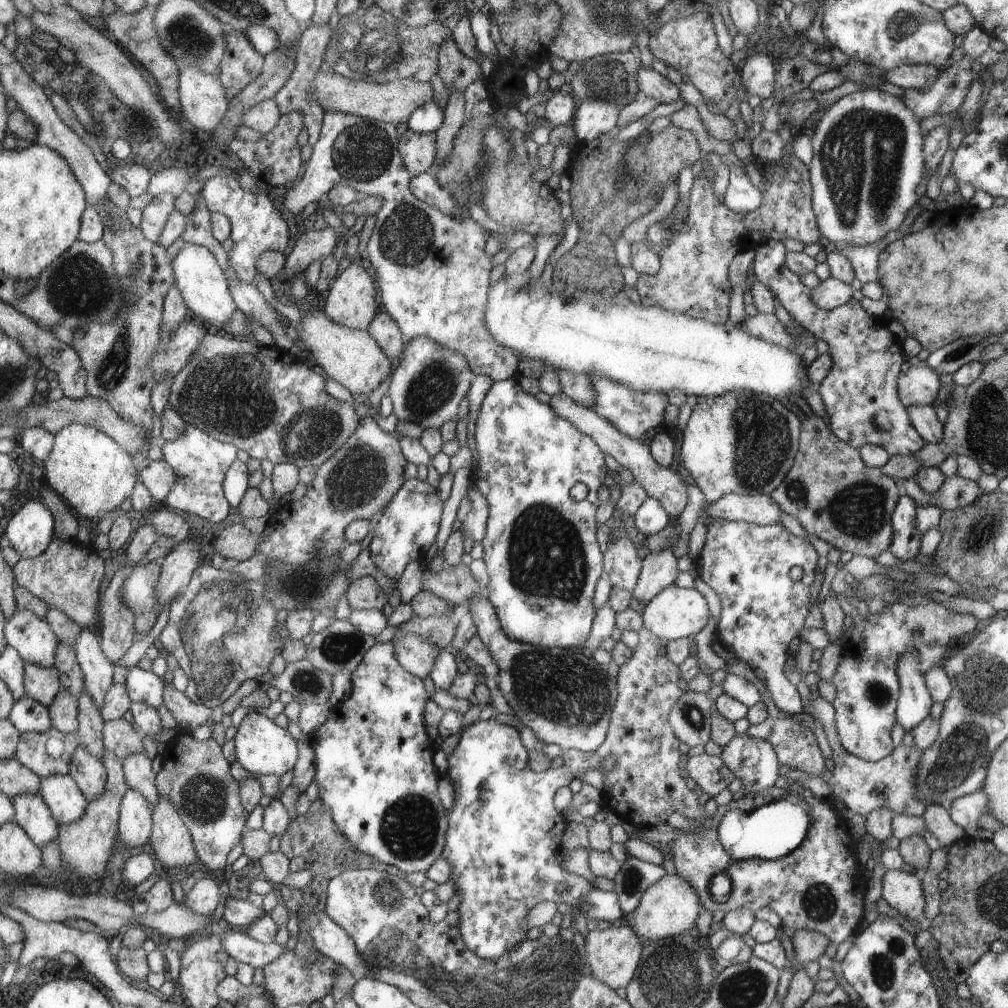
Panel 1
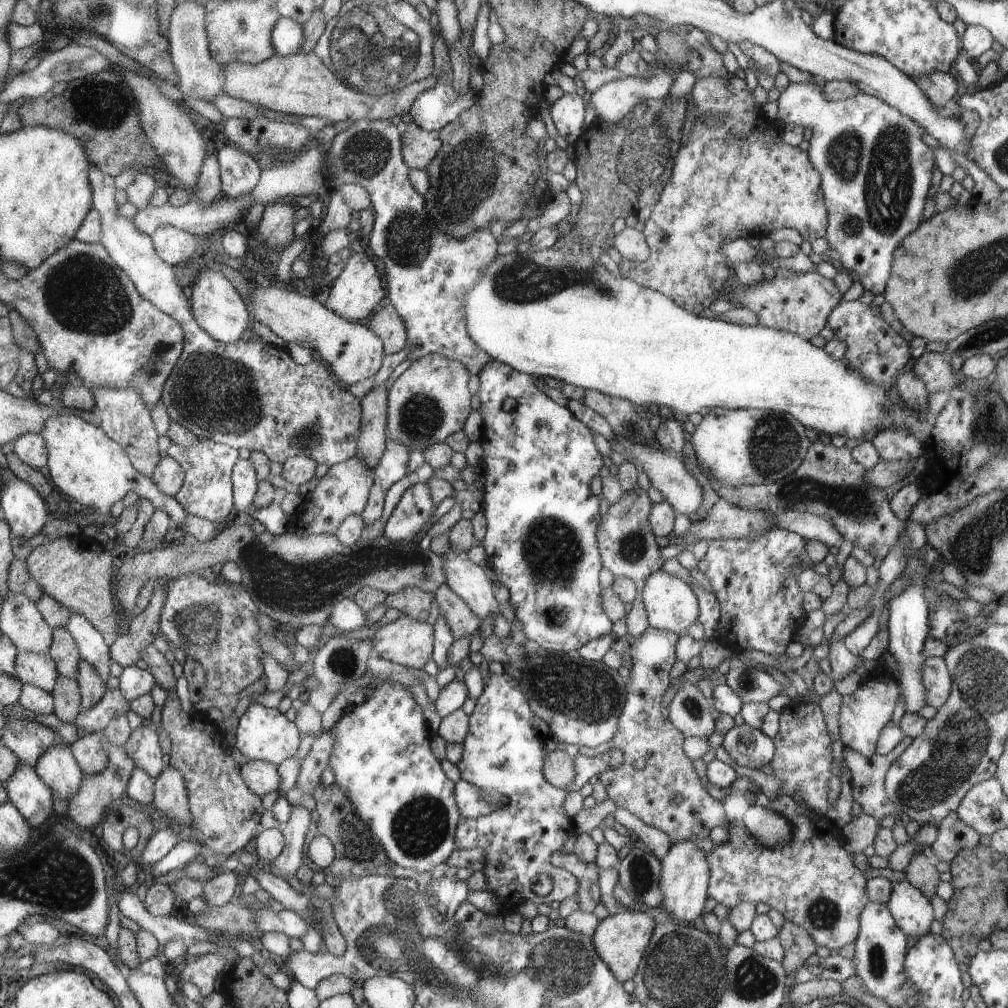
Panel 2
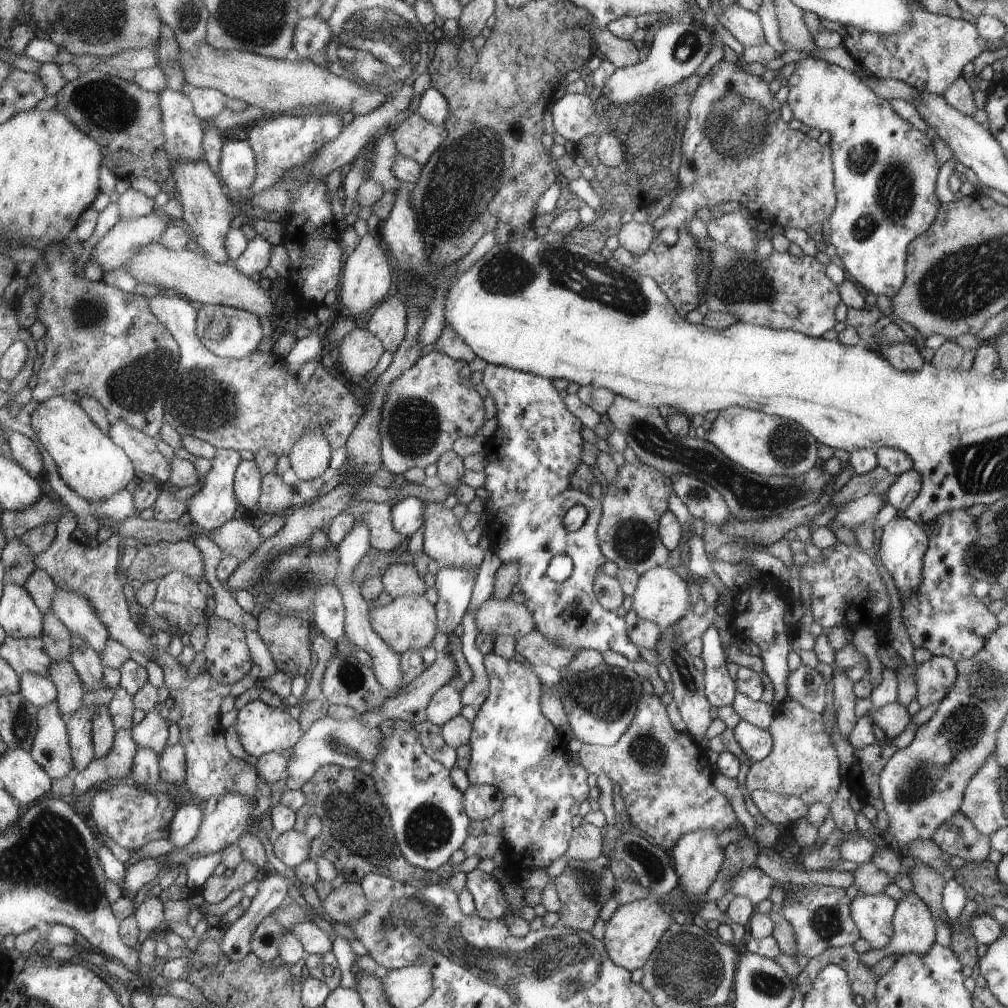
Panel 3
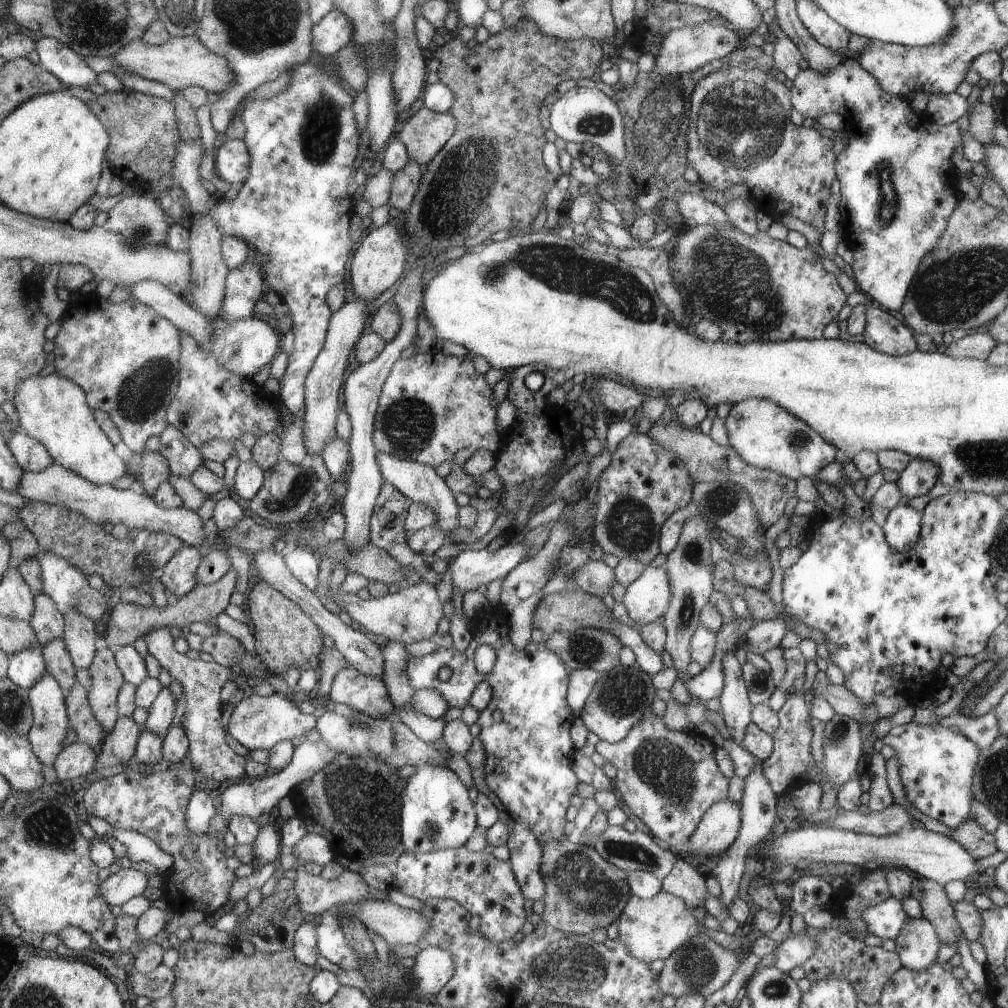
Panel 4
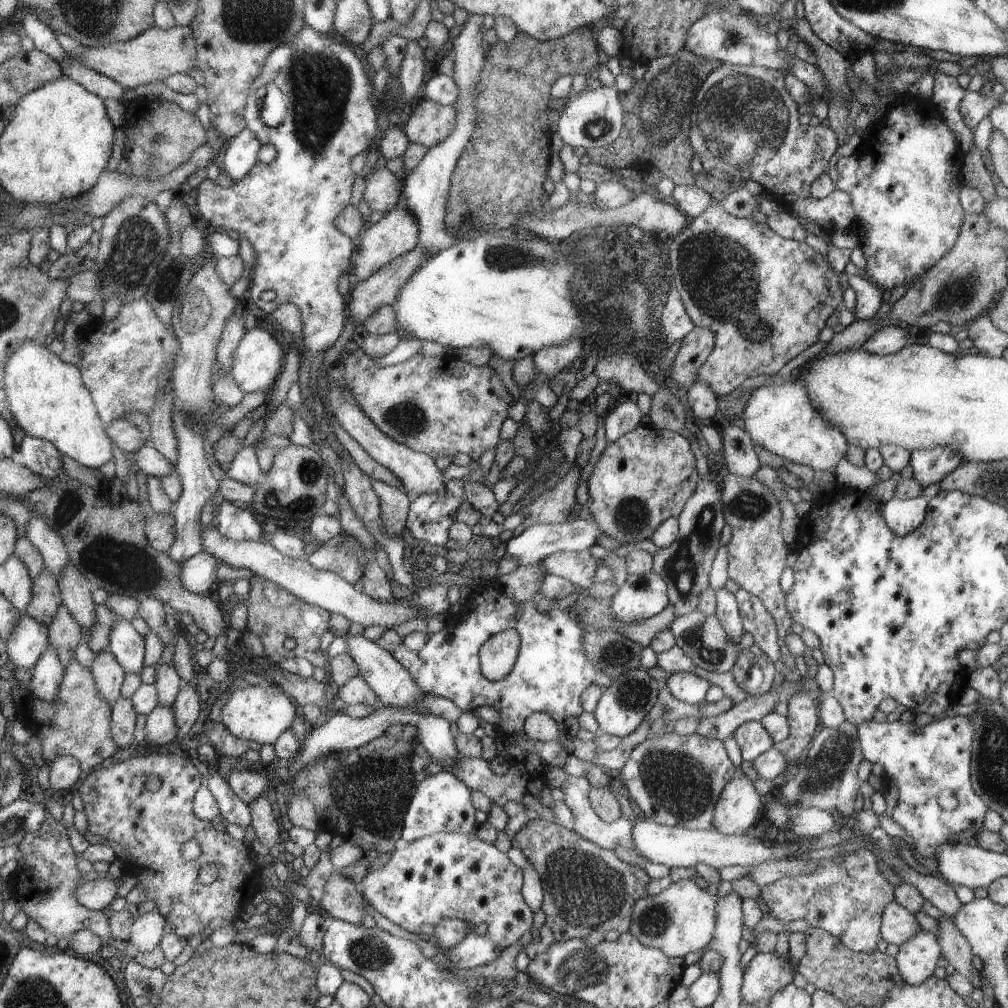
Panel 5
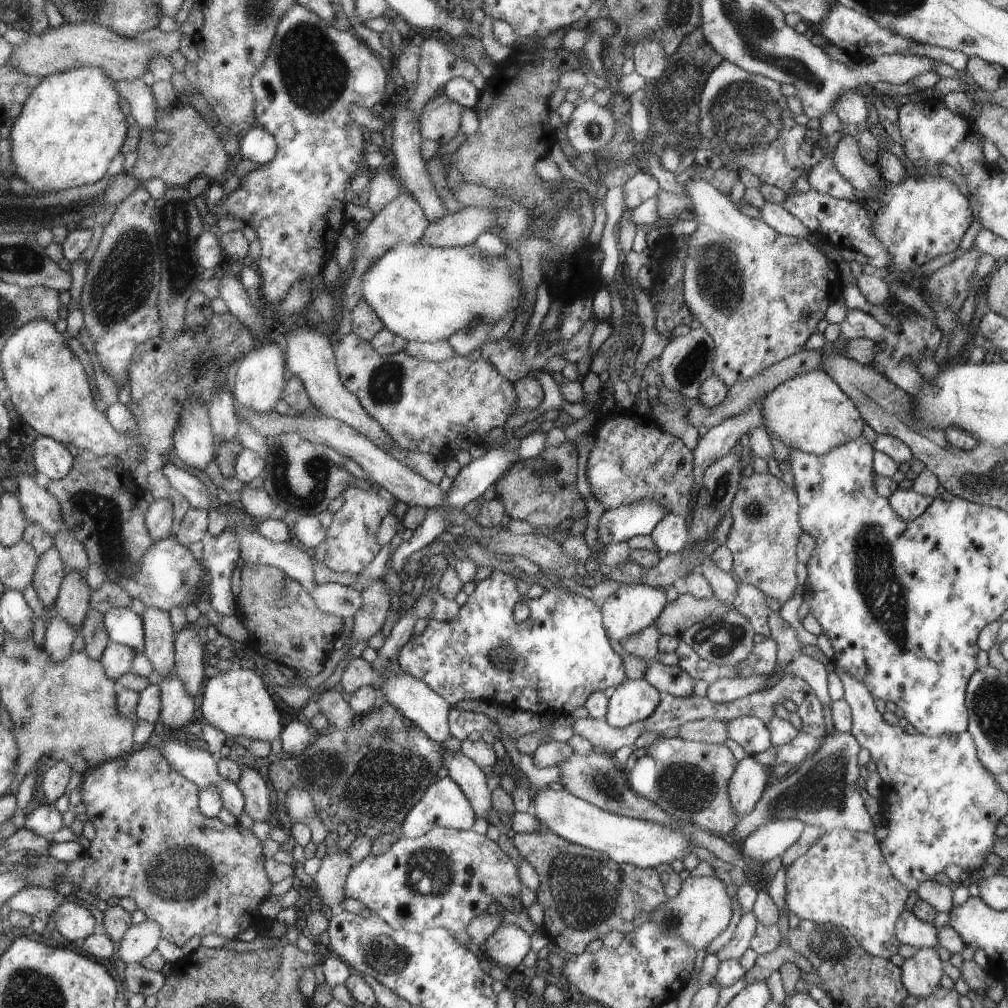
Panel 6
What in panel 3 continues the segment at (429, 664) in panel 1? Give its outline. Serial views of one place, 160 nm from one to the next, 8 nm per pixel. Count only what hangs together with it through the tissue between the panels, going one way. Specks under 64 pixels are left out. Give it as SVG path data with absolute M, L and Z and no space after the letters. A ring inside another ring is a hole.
M416 595L396 597L390 604L369 611L370 622L374 632L385 640L392 650L399 655L408 650L420 650L432 643L437 630L437 614L435 606L427 598Z

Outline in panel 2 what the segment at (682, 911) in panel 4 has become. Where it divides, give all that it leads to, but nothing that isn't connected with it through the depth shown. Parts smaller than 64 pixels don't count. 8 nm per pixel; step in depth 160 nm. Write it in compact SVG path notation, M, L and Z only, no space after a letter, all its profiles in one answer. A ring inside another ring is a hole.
M627 909L626 912L605 914L601 916L598 926L591 936L595 949L600 958L610 967L612 974L615 975L621 983L634 978L637 973L638 965L644 958L644 952L650 944L650 939L657 923L649 912L633 911Z

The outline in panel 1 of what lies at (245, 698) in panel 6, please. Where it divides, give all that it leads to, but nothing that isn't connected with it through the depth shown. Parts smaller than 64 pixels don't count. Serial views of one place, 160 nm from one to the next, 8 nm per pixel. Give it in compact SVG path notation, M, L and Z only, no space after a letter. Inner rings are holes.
M254 710L238 726L238 732L236 732L233 742L238 763L246 771L261 777L265 775L282 777L294 768L296 758L299 758L296 740L286 732L286 728L278 728L274 720L268 720L266 716L262 716Z

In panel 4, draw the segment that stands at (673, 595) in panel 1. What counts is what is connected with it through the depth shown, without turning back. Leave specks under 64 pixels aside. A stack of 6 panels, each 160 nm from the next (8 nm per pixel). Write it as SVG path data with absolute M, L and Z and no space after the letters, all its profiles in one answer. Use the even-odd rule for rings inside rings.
M646 566L644 572L626 588L624 606L634 622L647 625L668 612L672 602L672 578L662 567Z

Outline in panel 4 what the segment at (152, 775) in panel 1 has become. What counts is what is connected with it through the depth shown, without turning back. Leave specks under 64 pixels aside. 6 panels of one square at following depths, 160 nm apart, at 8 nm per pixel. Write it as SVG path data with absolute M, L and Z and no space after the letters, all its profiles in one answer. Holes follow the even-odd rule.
M162 689L156 700L147 708L148 717L142 726L143 730L164 738L174 720L174 707L174 698L170 689Z

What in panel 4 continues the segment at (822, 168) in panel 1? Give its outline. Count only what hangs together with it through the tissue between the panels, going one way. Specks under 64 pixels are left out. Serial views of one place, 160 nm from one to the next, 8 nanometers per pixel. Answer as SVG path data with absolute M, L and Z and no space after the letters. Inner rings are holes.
M855 57L823 73L812 68L800 70L793 78L790 101L804 118L816 119L828 112L844 117L849 145L837 155L835 176L840 181L841 190L838 212L843 249L853 254L853 263L847 269L859 291L875 303L882 304L891 314L898 315L908 286L919 269L920 259L933 249L944 232L948 217L961 200L958 188L960 171L951 161L956 148L963 145L958 123L936 125L926 115L918 116L904 98L884 92Z

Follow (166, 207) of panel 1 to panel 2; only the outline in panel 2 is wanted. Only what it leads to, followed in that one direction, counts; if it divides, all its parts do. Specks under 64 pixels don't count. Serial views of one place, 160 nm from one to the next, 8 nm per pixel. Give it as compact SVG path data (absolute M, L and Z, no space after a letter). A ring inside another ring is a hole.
M162 224L150 235L152 245L160 258L169 265L188 260L196 254L224 254L221 236L225 231L218 231L196 236L185 230L174 228L170 224Z

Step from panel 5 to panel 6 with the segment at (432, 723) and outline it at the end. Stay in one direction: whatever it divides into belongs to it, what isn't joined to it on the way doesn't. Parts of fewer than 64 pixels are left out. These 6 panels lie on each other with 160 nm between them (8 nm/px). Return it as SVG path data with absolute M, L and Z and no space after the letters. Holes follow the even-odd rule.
M444 745L443 766L448 770L448 776L463 790L471 801L477 817L489 817L492 810L490 801L491 790L487 785L486 770L479 767L462 751L452 752Z

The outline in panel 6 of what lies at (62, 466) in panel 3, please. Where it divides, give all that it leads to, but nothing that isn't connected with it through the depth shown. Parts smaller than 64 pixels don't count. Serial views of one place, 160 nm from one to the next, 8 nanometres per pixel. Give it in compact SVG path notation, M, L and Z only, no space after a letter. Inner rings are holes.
M42 319L30 321L11 336L2 350L3 379L7 386L7 398L12 401L14 410L20 414L22 420L44 437L56 439L64 445L72 444L79 452L90 451L99 457L124 452L134 439L128 439L124 434L114 432L108 420L94 408L88 374L84 366L74 358L74 354L66 348L68 344L64 337L51 322Z

